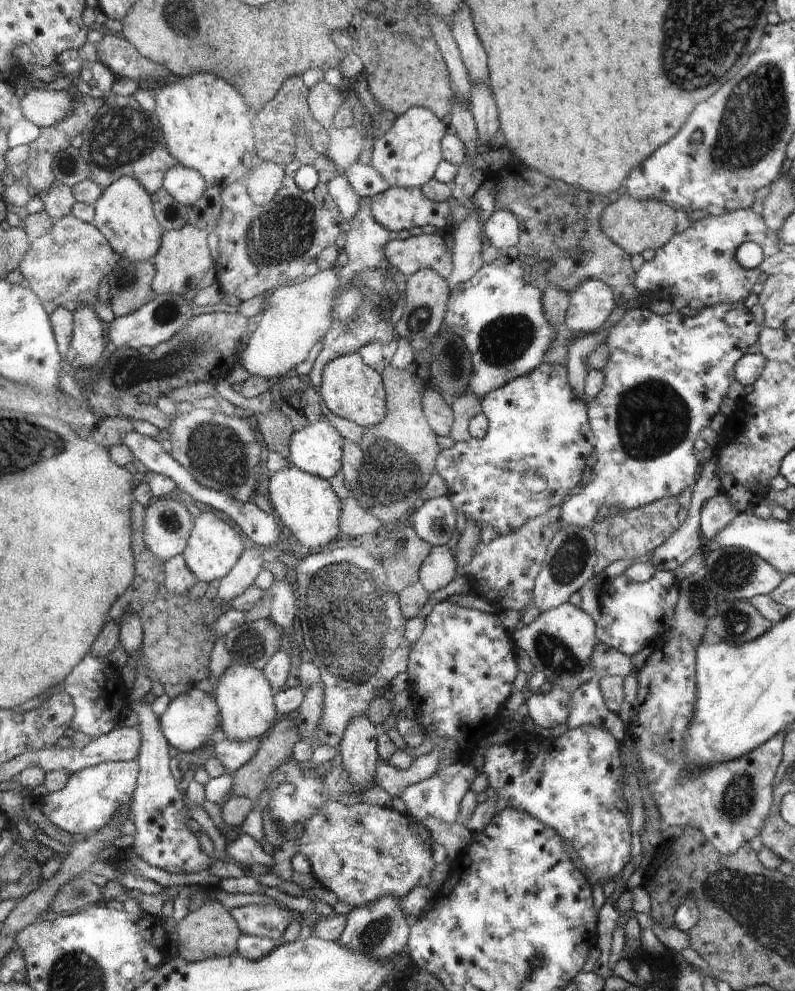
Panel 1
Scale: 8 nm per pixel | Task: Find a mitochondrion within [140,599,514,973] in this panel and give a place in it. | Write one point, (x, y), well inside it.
(378, 930)

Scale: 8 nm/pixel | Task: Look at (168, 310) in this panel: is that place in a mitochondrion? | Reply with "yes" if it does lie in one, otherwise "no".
yes

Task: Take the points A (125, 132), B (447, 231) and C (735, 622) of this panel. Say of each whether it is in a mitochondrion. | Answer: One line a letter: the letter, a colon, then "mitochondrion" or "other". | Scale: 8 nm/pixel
A: mitochondrion
B: other
C: mitochondrion

